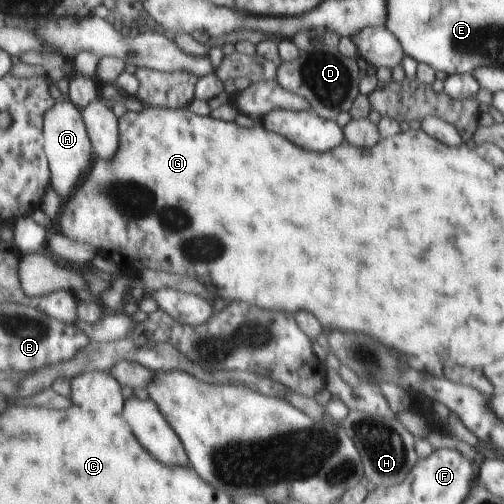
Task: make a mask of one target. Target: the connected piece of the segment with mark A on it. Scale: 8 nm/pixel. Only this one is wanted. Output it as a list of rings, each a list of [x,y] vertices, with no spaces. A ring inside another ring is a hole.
[[[61,97],[58,104],[52,107],[46,114],[44,122],[44,134],[47,138],[47,158],[51,158],[51,172],[53,172],[53,188],[57,190],[63,204],[69,202],[69,198],[75,194],[75,190],[81,186],[85,174],[91,170],[95,162],[95,150],[88,136],[82,110],[71,100]]]

